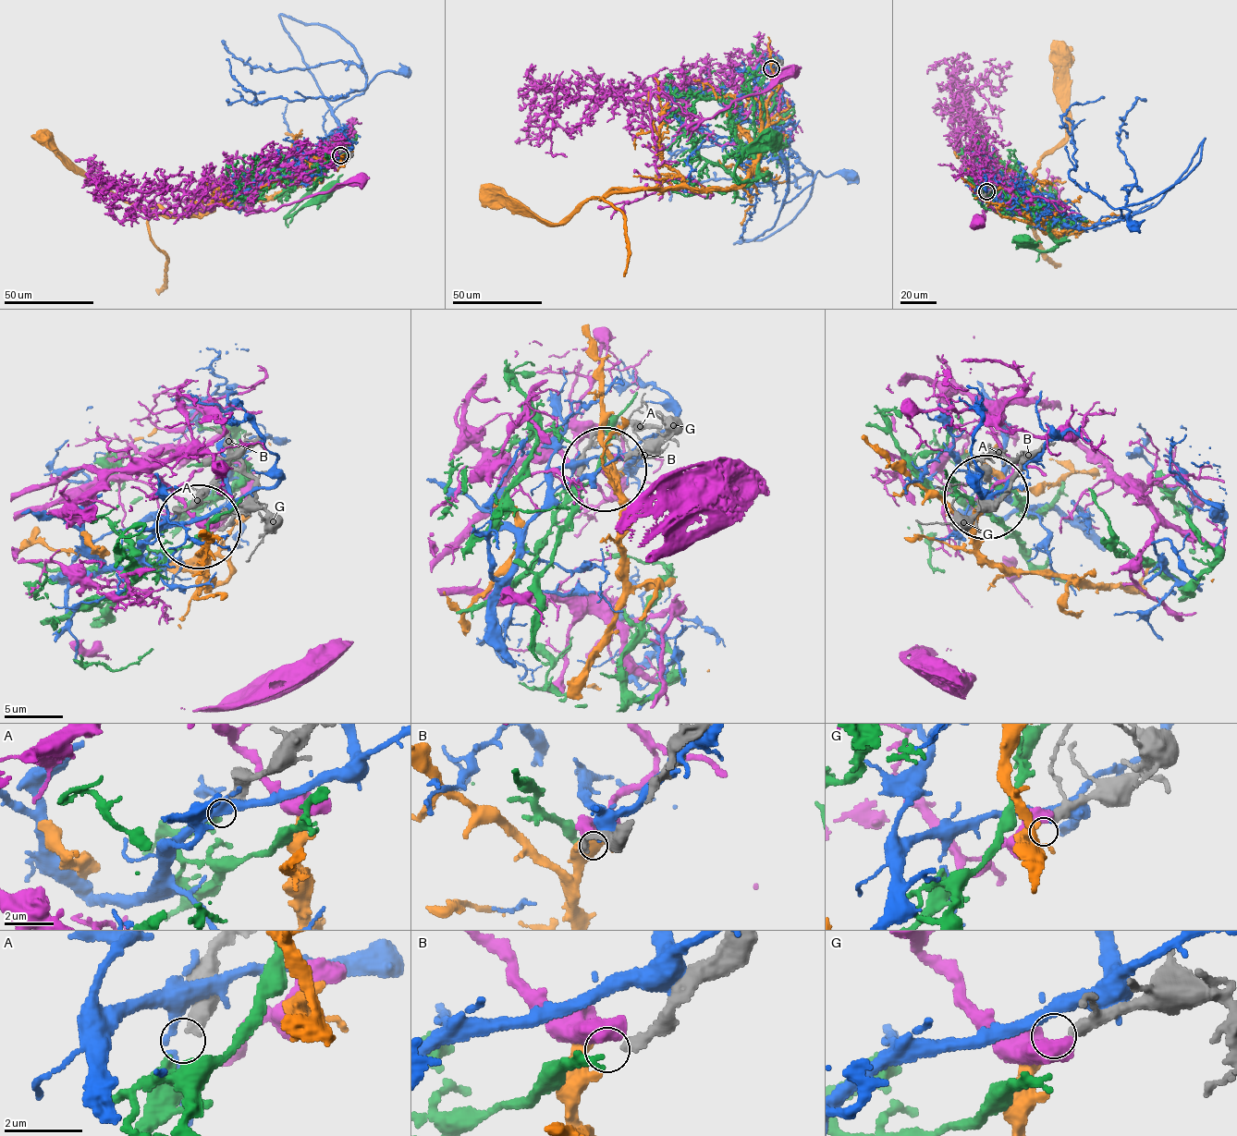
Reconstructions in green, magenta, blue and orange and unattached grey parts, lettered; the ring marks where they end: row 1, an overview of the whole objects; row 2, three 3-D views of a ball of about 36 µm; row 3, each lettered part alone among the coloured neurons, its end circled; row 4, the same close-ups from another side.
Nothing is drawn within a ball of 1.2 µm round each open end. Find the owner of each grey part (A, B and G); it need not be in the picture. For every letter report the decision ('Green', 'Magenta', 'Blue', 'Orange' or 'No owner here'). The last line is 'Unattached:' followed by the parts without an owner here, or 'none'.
A: Green
B: Orange
G: Magenta
Unattached: none

